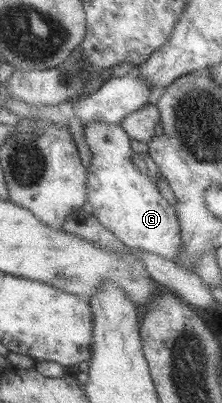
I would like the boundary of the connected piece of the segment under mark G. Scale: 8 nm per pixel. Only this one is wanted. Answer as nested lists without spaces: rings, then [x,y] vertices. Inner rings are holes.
[[[103,123],[87,124],[84,127],[84,136],[92,151],[92,164],[87,172],[87,208],[96,217],[103,227],[112,231],[129,249],[137,248],[150,254],[157,254],[175,261],[180,254],[181,226],[173,204],[159,192],[157,184],[143,175],[133,165],[131,138],[121,125],[109,125]]]

